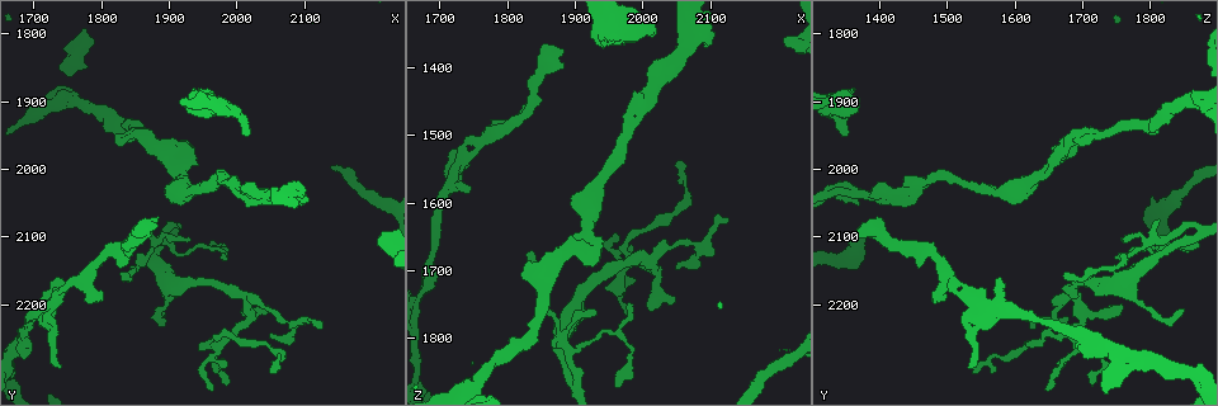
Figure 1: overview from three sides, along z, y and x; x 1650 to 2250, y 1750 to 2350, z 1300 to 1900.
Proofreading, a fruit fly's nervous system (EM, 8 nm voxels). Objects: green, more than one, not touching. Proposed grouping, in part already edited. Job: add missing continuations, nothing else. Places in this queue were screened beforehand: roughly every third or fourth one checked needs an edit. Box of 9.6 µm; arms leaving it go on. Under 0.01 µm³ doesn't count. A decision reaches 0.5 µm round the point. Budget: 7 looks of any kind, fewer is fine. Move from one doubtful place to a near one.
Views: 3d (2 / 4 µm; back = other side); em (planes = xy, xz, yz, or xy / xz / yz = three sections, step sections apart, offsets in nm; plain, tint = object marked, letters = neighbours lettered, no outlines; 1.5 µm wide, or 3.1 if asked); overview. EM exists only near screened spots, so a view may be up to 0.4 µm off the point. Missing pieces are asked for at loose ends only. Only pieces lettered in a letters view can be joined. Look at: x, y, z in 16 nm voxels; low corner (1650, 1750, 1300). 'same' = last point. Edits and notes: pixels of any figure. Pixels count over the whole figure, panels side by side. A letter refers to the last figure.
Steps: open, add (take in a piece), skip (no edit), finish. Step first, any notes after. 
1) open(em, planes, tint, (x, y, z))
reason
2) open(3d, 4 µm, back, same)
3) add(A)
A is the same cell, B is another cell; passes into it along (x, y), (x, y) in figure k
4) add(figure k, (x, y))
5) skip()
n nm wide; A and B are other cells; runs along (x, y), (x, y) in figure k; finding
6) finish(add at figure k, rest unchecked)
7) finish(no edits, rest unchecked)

open(3d, 2 µm, (1880, 2085, 1375))
long arm stops here

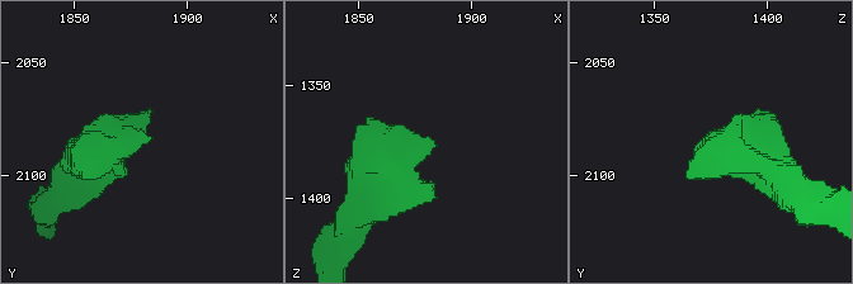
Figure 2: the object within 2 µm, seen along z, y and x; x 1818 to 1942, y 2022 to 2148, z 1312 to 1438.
open(em, planes, plain, (1883, 2081, 1377))
need the tissue

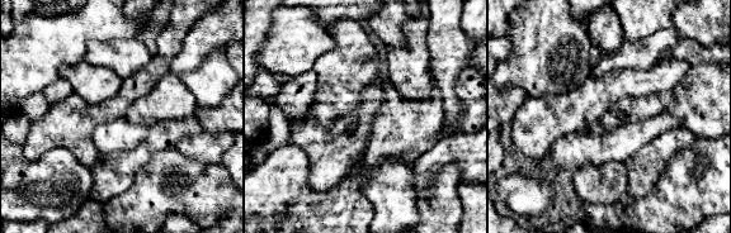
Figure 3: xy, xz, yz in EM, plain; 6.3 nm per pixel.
open(em, planes, letters, same)

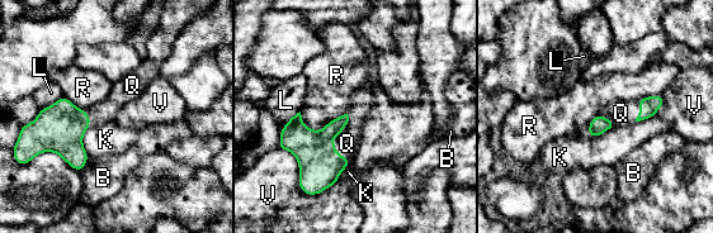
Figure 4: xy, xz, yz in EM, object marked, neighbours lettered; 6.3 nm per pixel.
add(Q)
Q is the same cell, B, K, L, R and V are other cells; it goes on there

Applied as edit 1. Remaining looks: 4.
open(overview)

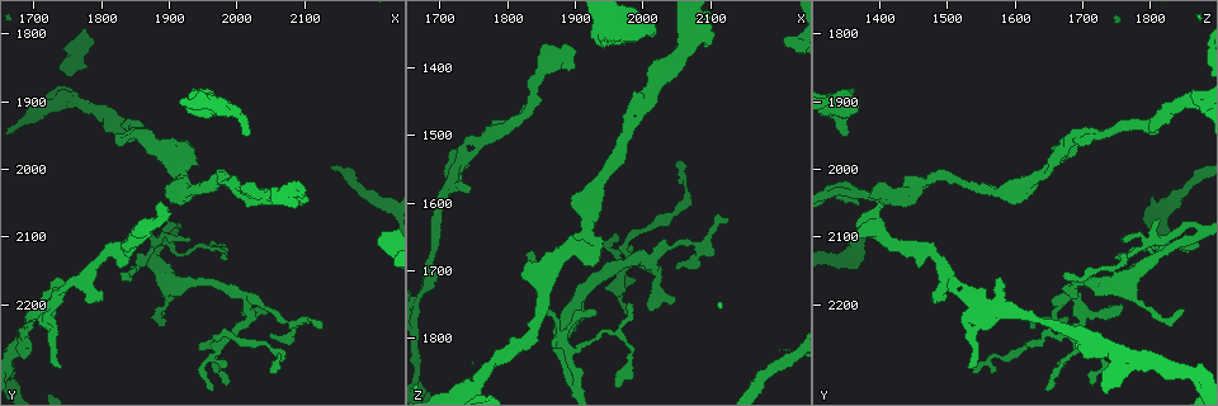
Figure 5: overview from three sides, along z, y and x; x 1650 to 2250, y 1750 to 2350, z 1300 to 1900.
open(em, planes, plain, (2210, 2100, 1360))
an open end

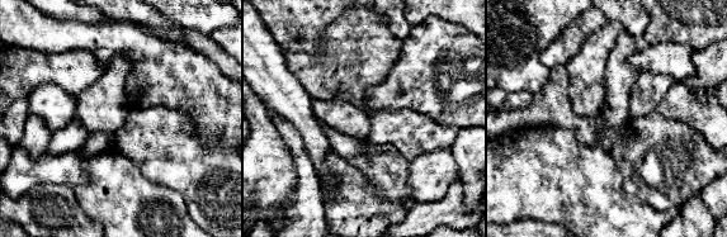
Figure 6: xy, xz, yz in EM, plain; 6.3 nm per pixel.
open(em, planes, letters, same)

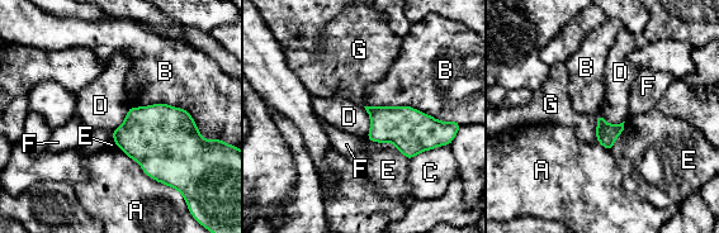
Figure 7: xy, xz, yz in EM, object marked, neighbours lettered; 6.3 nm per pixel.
skip()
A, B, C, D, E, F and G are other cells; border along (363, 107), (369, 117), (367, 136) in figure 7; no lettered piece goes on from it

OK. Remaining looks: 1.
finish(add at figure 4, rest unchecked)

